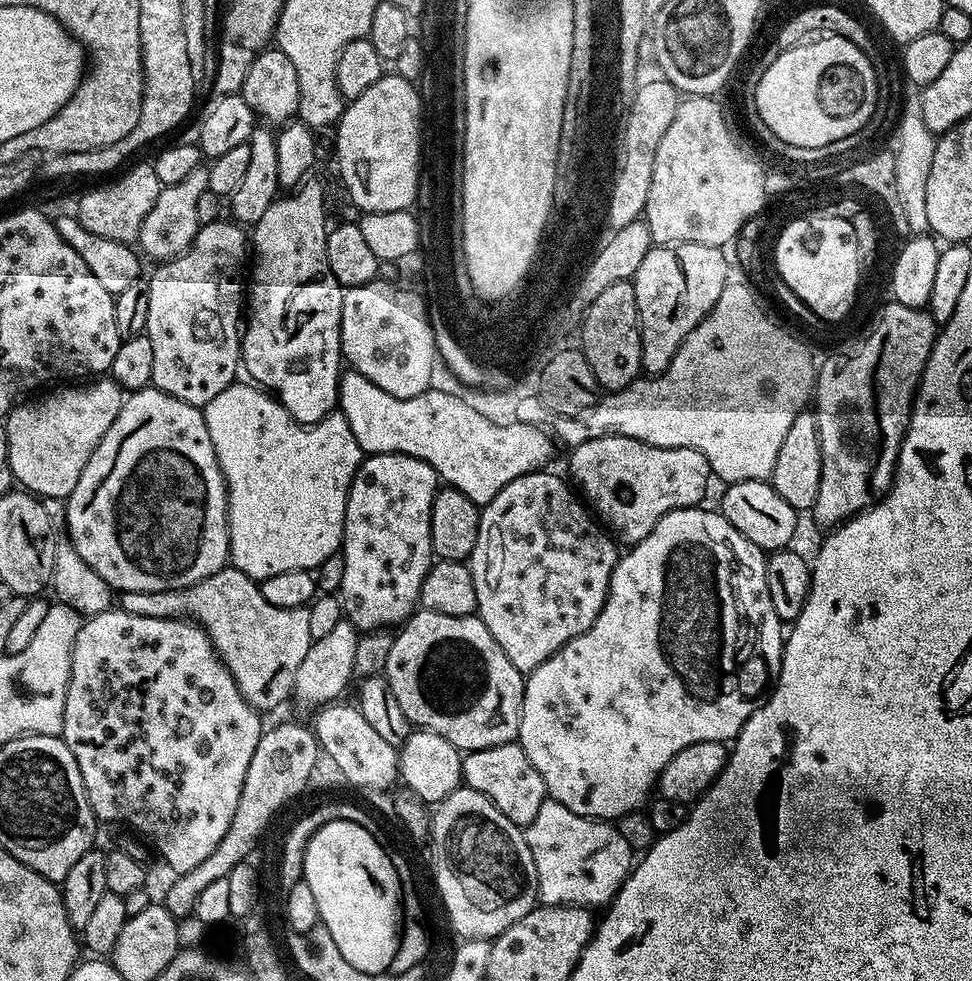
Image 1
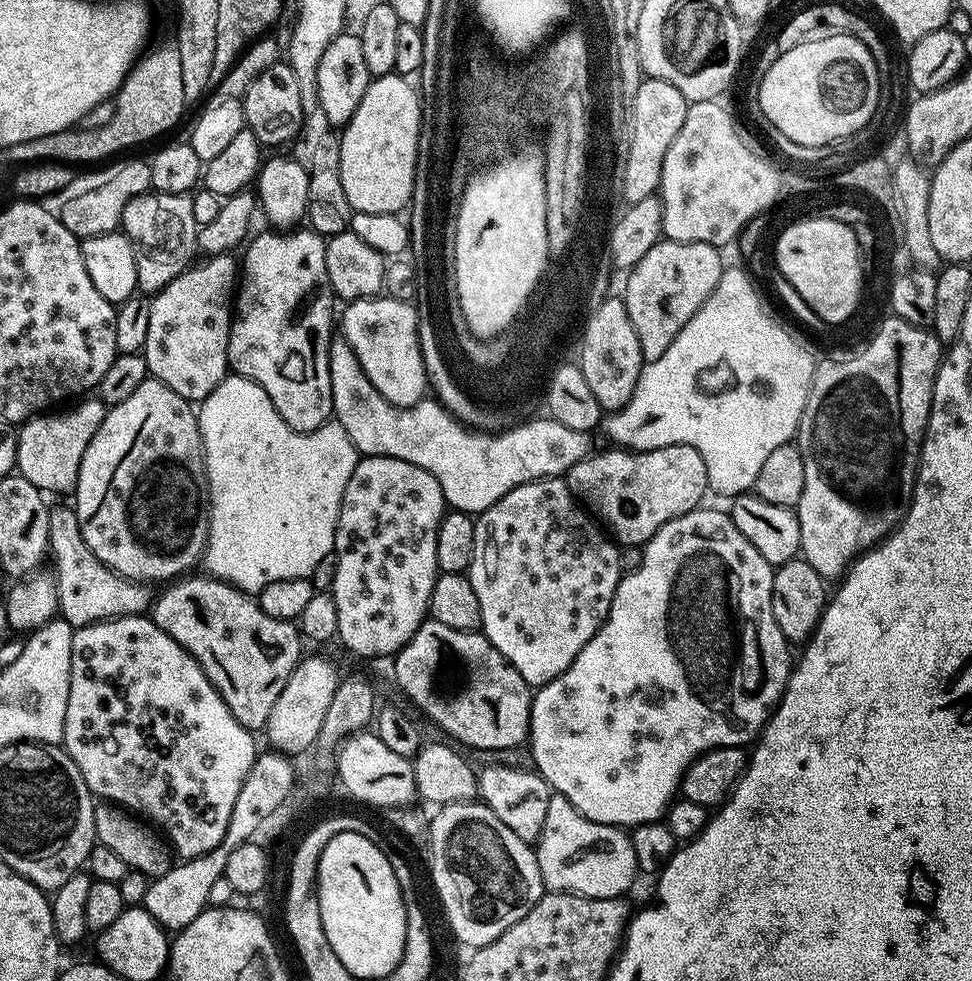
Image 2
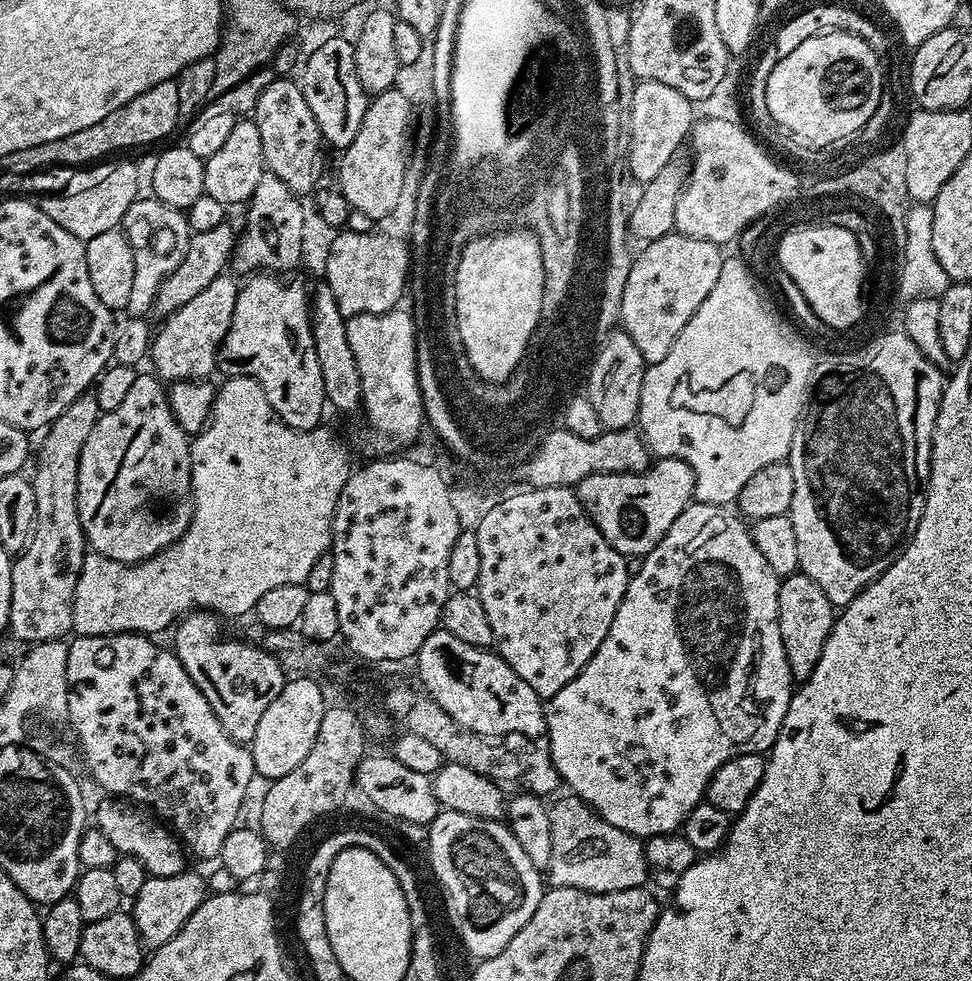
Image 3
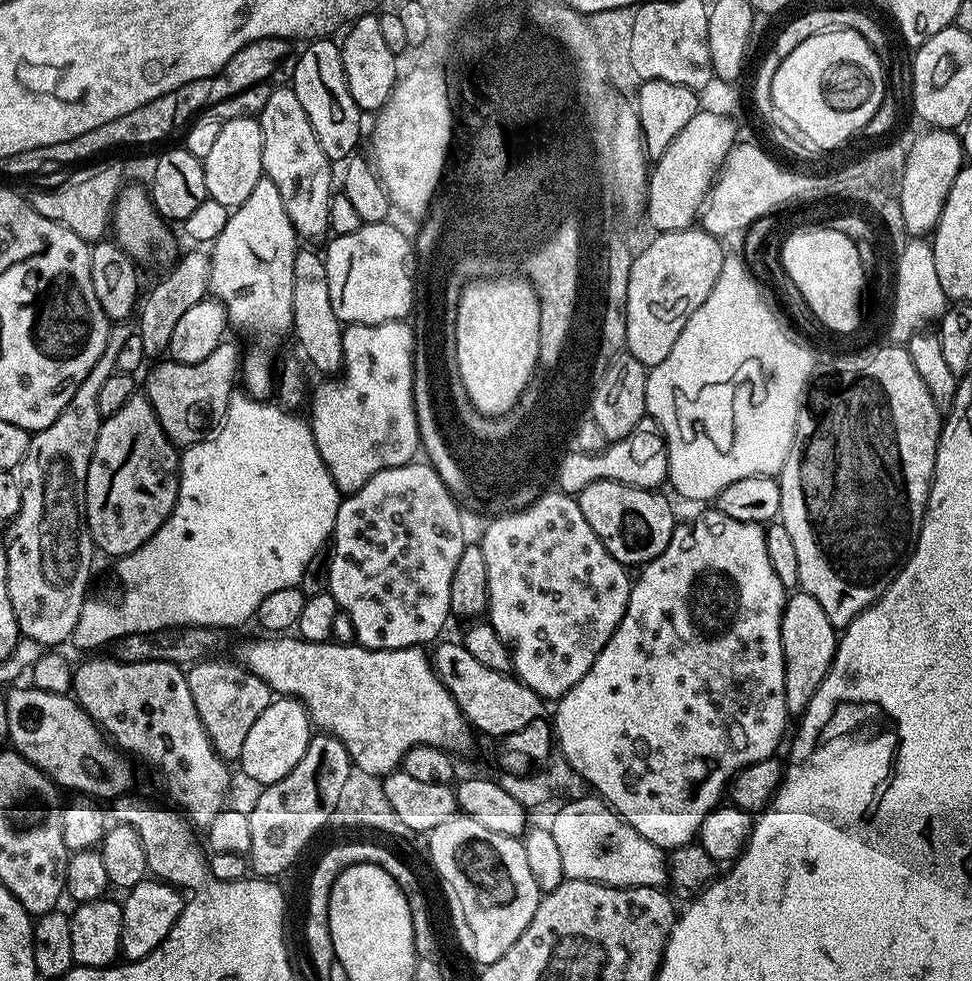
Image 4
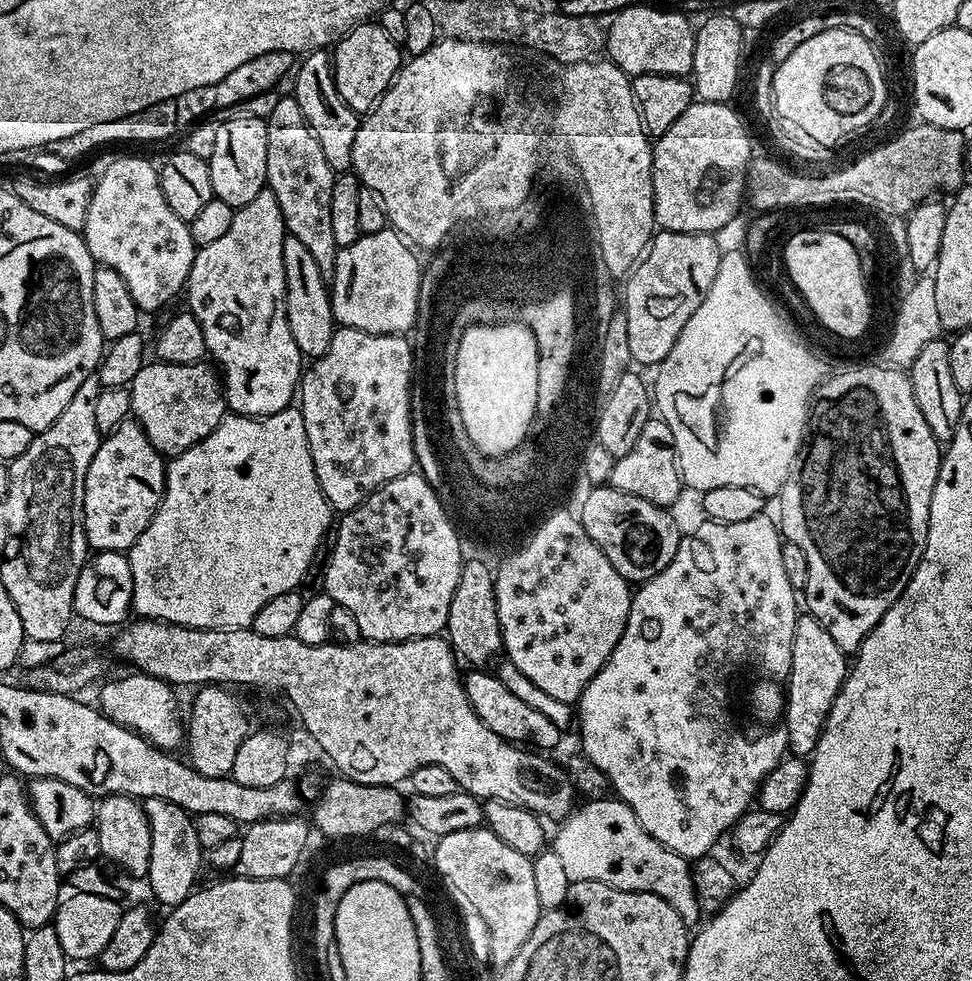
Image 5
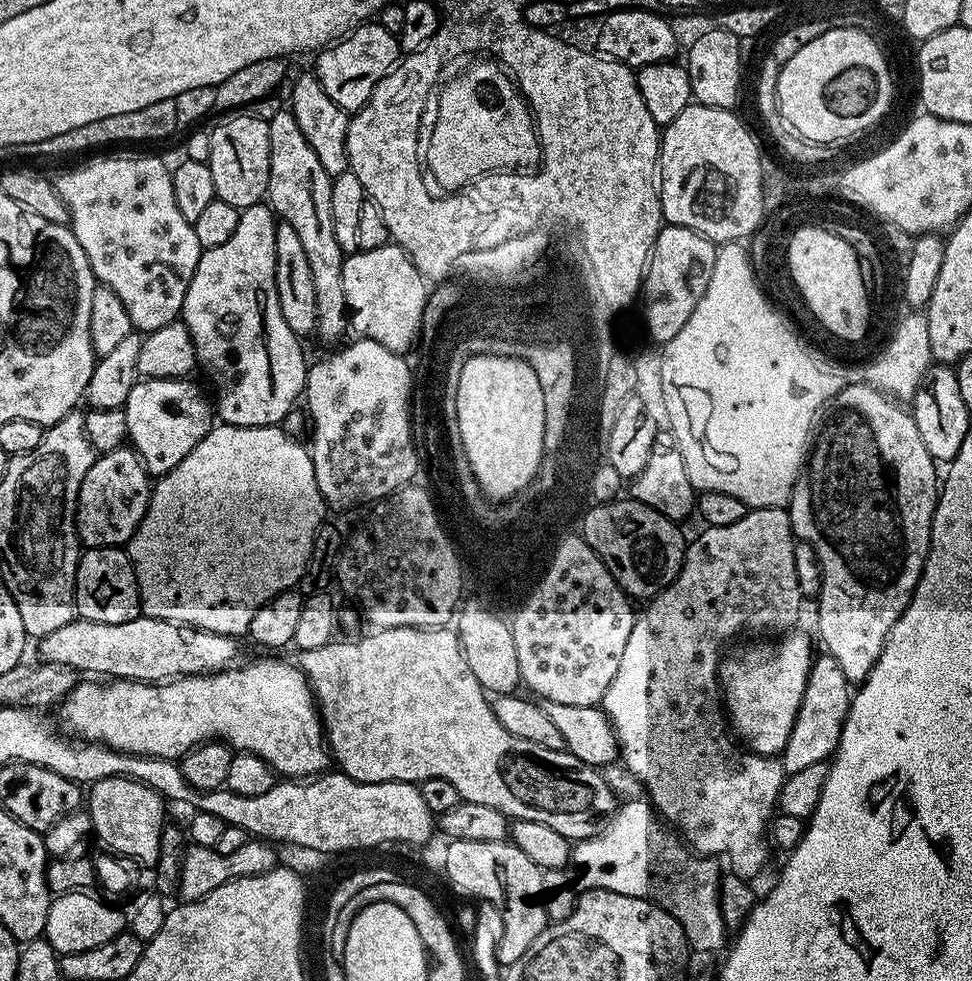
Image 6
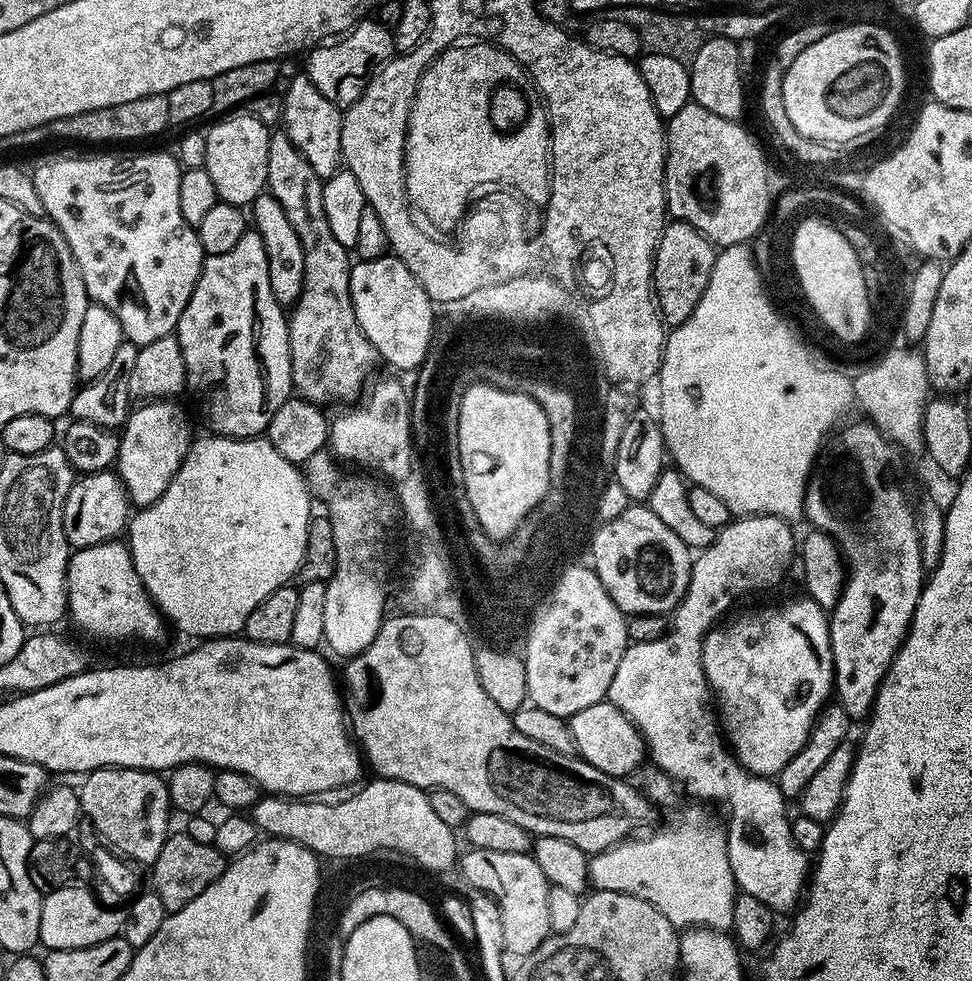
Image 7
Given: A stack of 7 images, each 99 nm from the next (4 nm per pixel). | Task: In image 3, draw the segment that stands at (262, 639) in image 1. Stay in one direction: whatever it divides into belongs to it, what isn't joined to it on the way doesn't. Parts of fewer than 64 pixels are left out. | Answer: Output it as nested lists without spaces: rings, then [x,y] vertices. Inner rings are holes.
[[[207,610],[188,613],[175,625],[176,657],[182,662],[186,674],[202,690],[206,702],[210,702],[210,710],[222,722],[226,734],[232,740],[245,746],[251,745],[254,730],[258,730],[258,722],[266,711],[266,706],[282,694],[286,683],[286,669],[280,665],[280,659],[272,656],[259,643],[247,644],[244,640],[223,640],[220,637],[221,621]]]

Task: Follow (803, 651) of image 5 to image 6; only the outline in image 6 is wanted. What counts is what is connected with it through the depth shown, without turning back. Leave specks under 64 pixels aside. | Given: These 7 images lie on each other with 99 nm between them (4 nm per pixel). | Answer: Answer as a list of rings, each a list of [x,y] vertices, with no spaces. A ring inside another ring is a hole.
[[[817,655],[812,662],[806,690],[802,694],[794,726],[790,730],[790,738],[782,753],[785,773],[798,774],[798,770],[825,763],[835,753],[836,747],[840,744],[842,726],[852,704],[852,697],[850,682],[846,674],[842,674],[842,666],[838,666],[838,662],[834,662],[832,656]]]

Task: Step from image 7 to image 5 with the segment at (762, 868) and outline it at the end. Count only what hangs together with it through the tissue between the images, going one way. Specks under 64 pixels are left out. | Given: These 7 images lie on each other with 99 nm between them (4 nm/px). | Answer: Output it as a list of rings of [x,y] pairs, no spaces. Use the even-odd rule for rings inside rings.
[[[761,514],[754,518],[746,518],[746,522],[730,522],[729,524],[719,524],[713,520],[703,522],[692,533],[681,535],[680,545],[674,554],[674,558],[670,558],[670,566],[666,566],[666,570],[662,570],[654,578],[643,581],[635,589],[632,605],[630,606],[630,614],[626,622],[626,630],[622,630],[622,638],[618,642],[618,646],[614,646],[614,650],[610,654],[610,658],[602,666],[602,670],[591,680],[586,686],[586,690],[581,694],[578,701],[578,728],[580,724],[580,744],[582,747],[582,754],[590,762],[594,762],[594,766],[598,766],[598,770],[602,770],[602,774],[606,774],[611,791],[615,793],[619,799],[623,800],[625,804],[630,806],[630,810],[634,810],[634,814],[638,818],[638,822],[642,826],[642,830],[646,830],[646,834],[650,834],[650,838],[654,838],[658,842],[662,842],[662,846],[666,846],[674,854],[683,856],[689,862],[695,862],[701,856],[709,855],[713,851],[712,847],[716,844],[716,839],[720,835],[727,833],[738,822],[738,818],[742,818],[742,814],[747,812],[749,808],[753,807],[754,801],[757,799],[760,791],[760,784],[766,778],[766,774],[770,774],[770,770],[774,770],[774,766],[778,766],[780,759],[788,752],[788,735],[785,734],[783,727],[772,726],[767,730],[760,730],[764,732],[756,732],[751,736],[748,732],[743,732],[742,729],[736,725],[736,720],[732,717],[732,704],[728,701],[728,679],[735,674],[736,668],[753,668],[754,671],[760,672],[761,677],[764,678],[784,678],[787,677],[790,670],[790,650],[794,642],[794,626],[796,625],[796,618],[798,609],[796,609],[796,600],[798,604],[798,592],[790,586],[790,578],[786,578],[786,570],[782,567],[782,536],[778,531],[778,524],[775,519],[772,520],[768,514]]]

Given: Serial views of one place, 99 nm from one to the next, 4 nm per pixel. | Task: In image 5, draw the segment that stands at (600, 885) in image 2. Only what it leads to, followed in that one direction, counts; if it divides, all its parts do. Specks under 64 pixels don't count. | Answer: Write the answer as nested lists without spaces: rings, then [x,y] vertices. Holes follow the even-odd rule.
[[[605,798],[581,803],[561,824],[564,825],[556,832],[554,851],[558,854],[558,859],[564,863],[566,878],[578,882],[606,882],[606,886],[614,886],[618,890],[658,894],[666,898],[666,902],[670,902],[674,910],[678,910],[678,914],[689,926],[701,923],[700,898],[696,894],[696,887],[692,881],[689,861],[683,856],[674,854],[666,846],[662,846],[662,842],[650,838],[650,834],[642,830],[634,810],[630,810],[630,806],[623,800]]]

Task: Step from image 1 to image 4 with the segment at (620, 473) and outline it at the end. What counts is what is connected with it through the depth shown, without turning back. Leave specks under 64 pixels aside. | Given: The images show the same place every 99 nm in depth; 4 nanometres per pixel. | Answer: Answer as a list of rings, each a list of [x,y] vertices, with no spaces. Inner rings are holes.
[[[603,480],[590,482],[586,490],[578,493],[578,499],[582,514],[586,514],[586,522],[590,522],[590,530],[598,534],[602,546],[614,554],[618,563],[643,566],[666,550],[678,523],[678,517],[672,513],[671,502],[662,493],[651,488],[635,488],[622,482]]]

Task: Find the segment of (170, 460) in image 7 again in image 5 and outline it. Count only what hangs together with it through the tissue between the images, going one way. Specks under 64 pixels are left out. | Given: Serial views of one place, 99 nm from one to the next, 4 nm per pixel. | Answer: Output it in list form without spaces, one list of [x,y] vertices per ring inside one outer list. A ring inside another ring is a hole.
[[[145,362],[138,370],[138,374],[134,374],[130,391],[132,394],[132,416],[146,436],[150,438],[150,442],[165,458],[182,454],[186,450],[190,450],[190,446],[202,442],[202,438],[210,435],[224,421],[226,415],[221,377],[218,375],[217,369],[208,362],[199,364]]]

